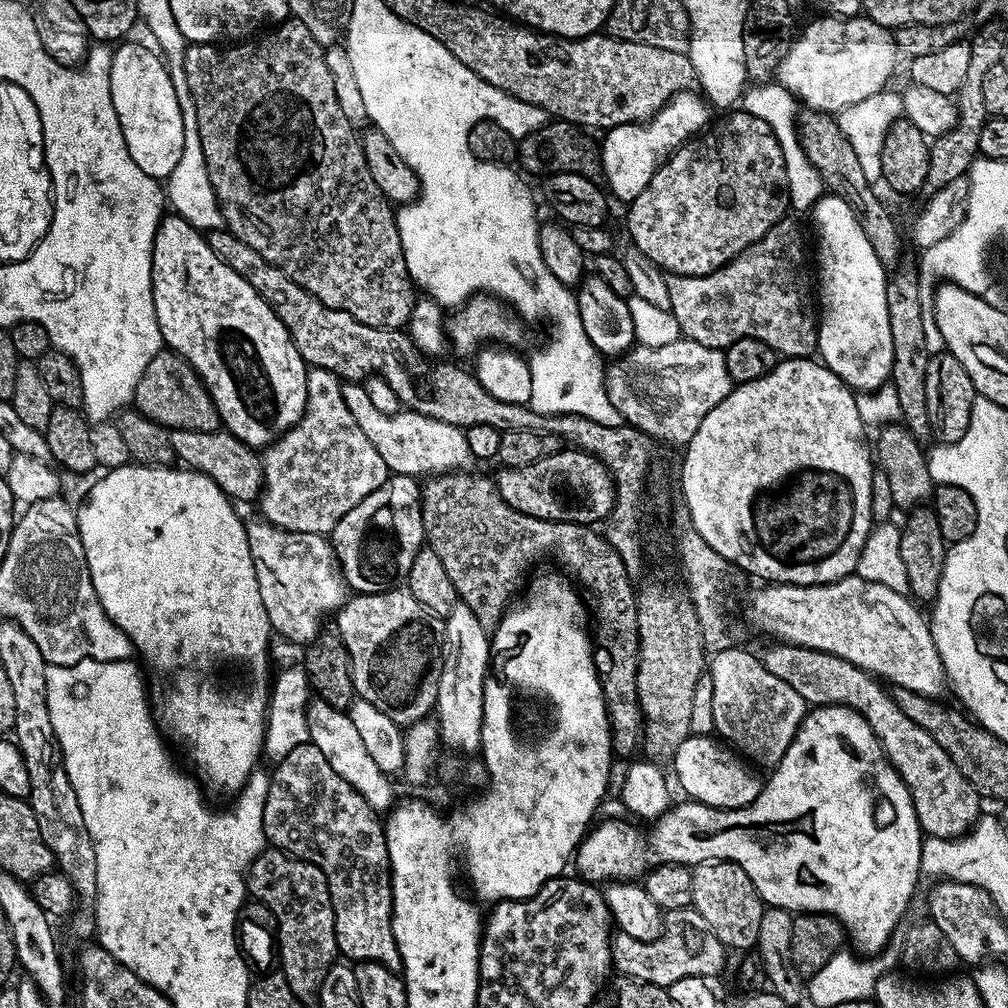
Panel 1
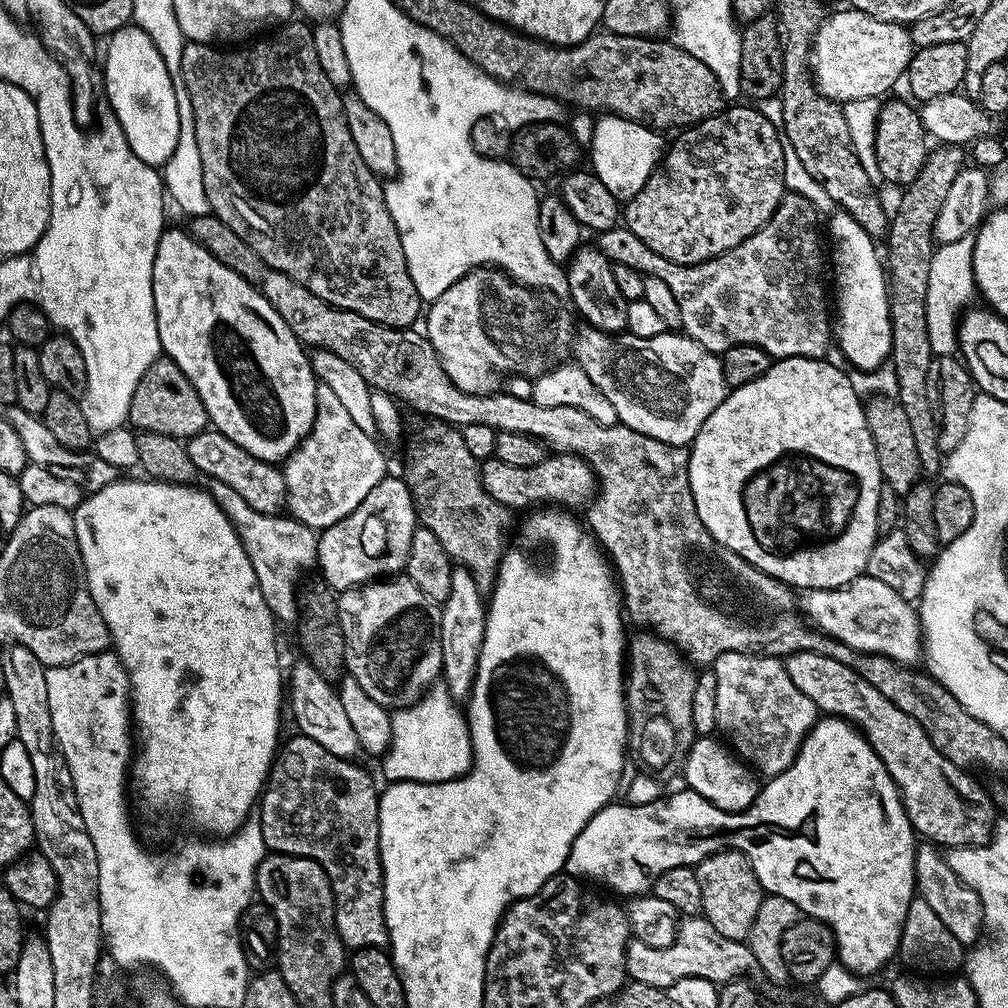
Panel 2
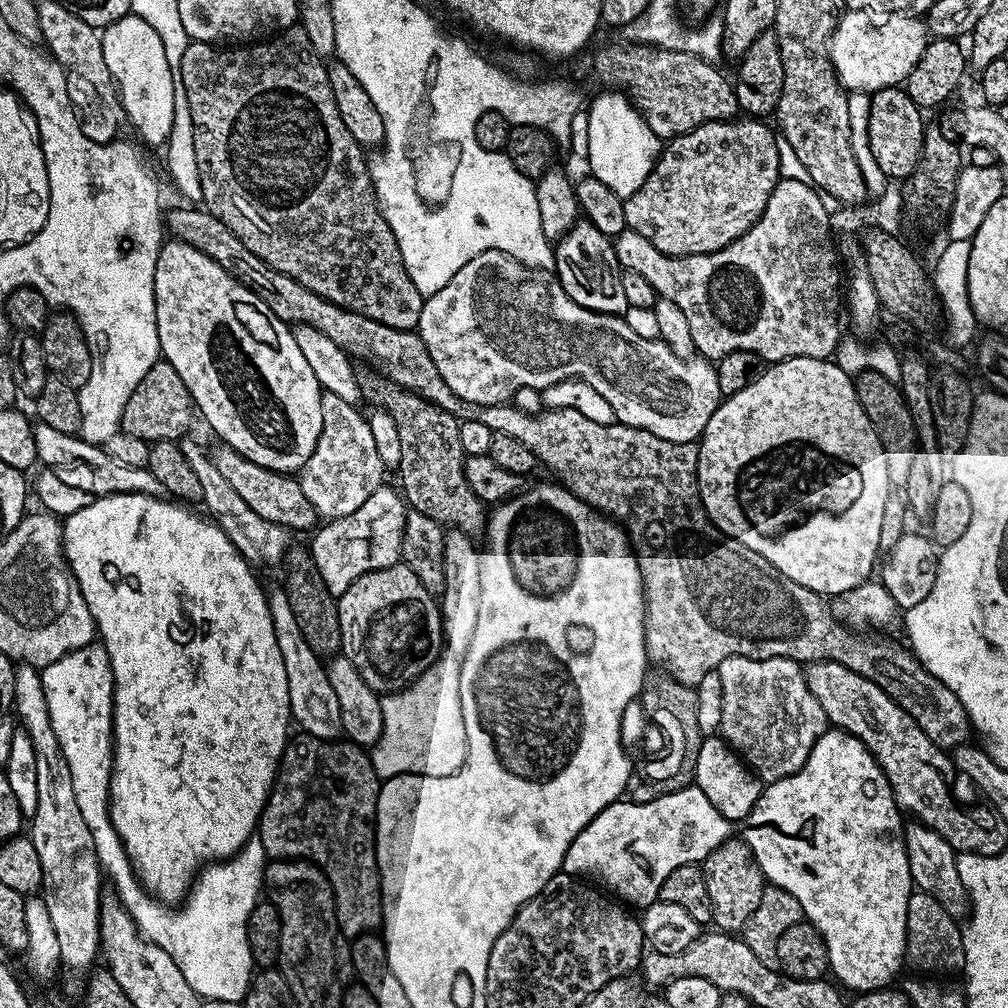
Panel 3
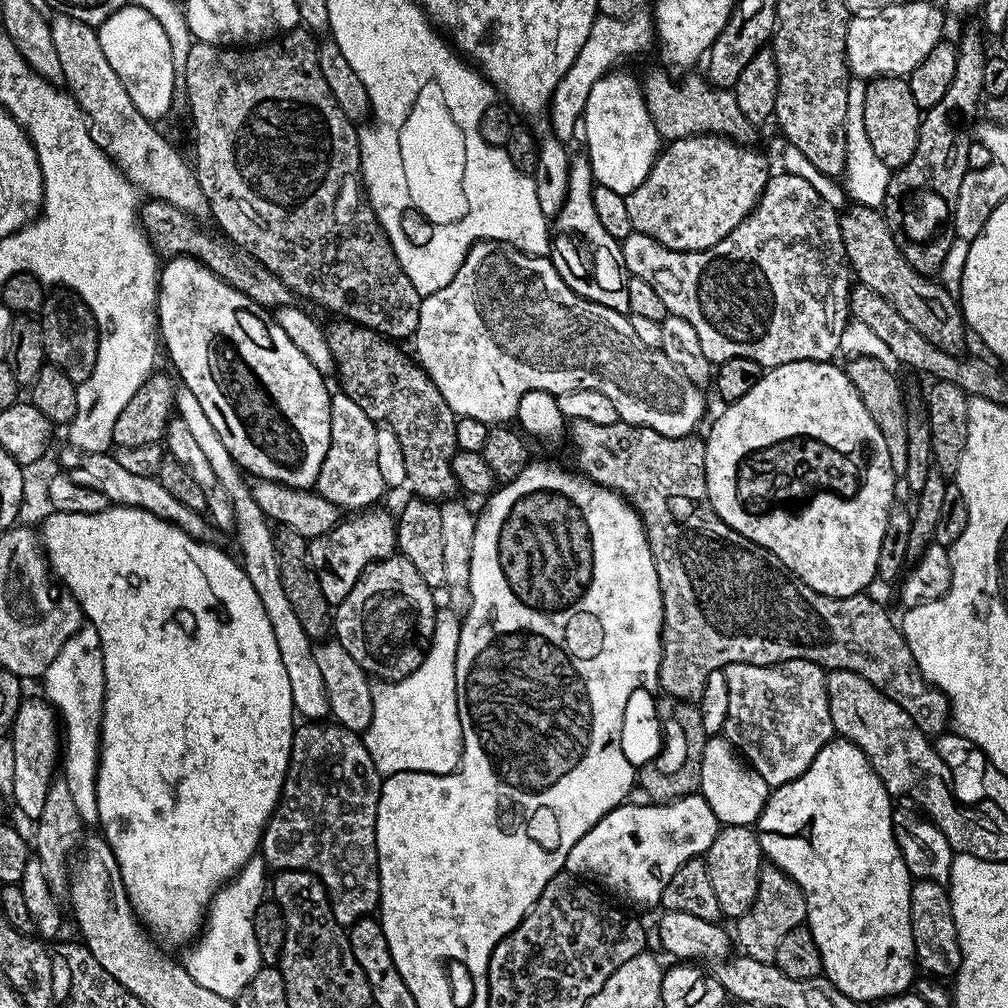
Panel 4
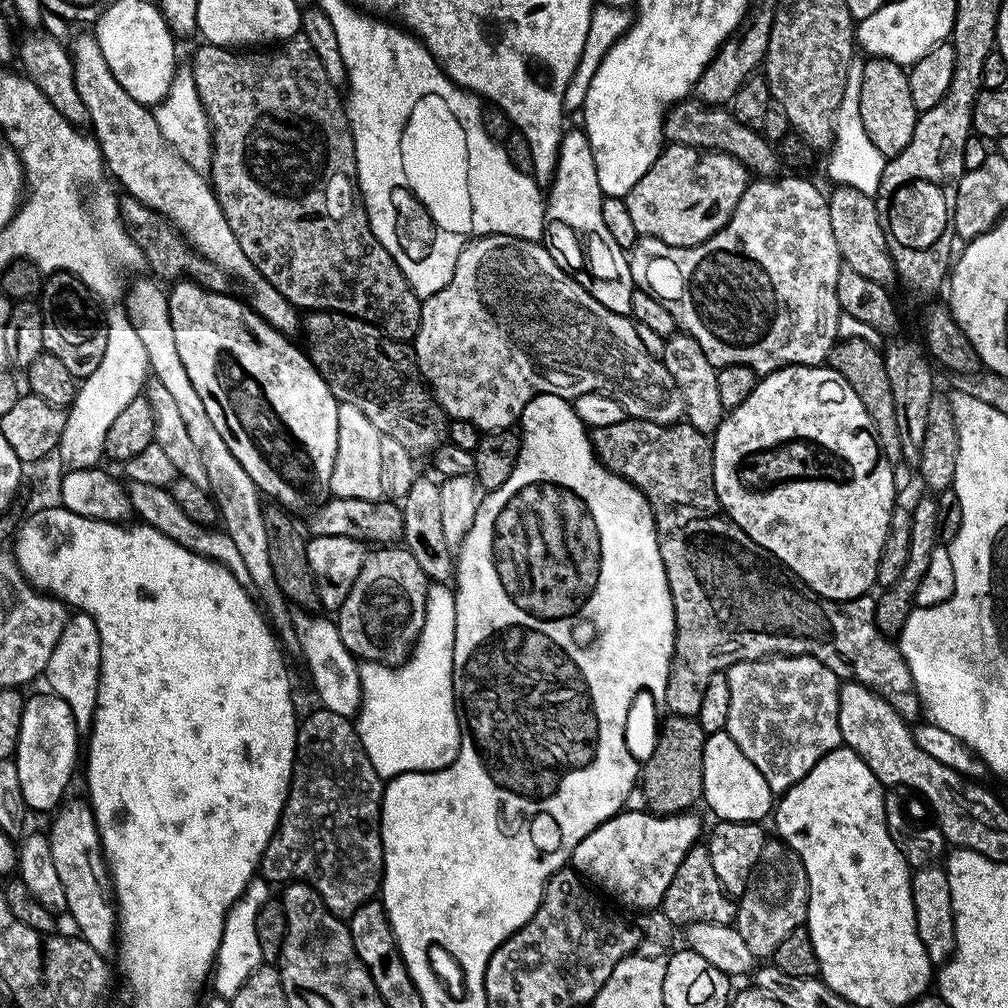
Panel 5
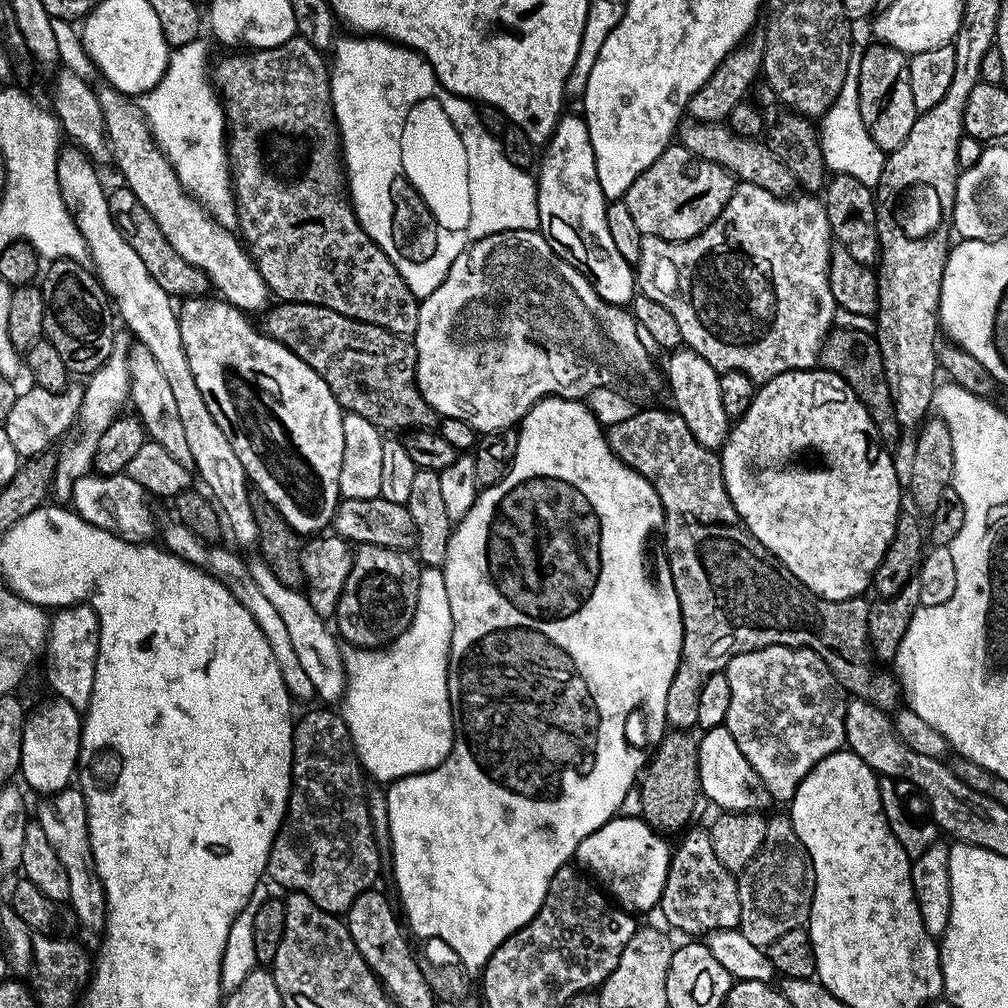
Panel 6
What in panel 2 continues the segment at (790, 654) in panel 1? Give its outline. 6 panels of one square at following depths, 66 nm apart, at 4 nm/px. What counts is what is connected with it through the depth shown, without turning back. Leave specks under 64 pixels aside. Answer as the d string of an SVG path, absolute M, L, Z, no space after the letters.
M795 652L792 656L784 660L786 674L790 674L794 686L814 702L814 706L821 713L829 716L838 716L841 720L847 720L853 728L862 733L868 739L868 745L882 758L882 766L890 774L890 778L896 784L896 789L900 792L900 797L904 803L906 814L912 823L912 831L917 837L931 842L941 849L949 850L960 847L978 847L985 845L993 837L998 809L992 802L989 789L983 788L976 780L971 780L969 773L958 770L954 762L950 762L930 742L926 730L906 714L906 710L898 710L886 694L874 690L870 682L866 682L854 669L838 662L829 656L823 656L817 652Z

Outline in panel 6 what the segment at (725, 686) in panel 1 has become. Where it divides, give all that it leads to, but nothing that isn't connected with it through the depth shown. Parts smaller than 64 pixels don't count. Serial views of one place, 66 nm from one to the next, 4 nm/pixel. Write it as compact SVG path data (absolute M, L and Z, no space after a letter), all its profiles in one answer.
M766 646L750 650L746 654L738 654L738 658L728 663L726 673L730 682L730 708L724 724L730 734L734 734L738 750L746 754L746 762L750 762L758 778L762 778L773 801L791 801L802 778L806 778L806 774L810 774L810 770L822 762L822 758L845 747L849 693L845 692L824 659L809 648Z

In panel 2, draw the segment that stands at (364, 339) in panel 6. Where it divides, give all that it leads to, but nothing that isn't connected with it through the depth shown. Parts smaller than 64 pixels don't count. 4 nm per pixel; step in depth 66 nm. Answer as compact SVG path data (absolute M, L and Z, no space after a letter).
M432 420L426 424L428 425L420 432L420 441L409 450L408 461L404 464L404 472L402 471L402 479L412 495L419 527L430 530L438 538L438 542L442 542L442 550L446 550L446 554L459 567L466 569L481 590L491 589L496 582L500 559L504 557L506 541L510 536L508 523L511 522L513 513L494 502L490 494L486 494L480 478L480 464L474 454L466 450L460 428L444 424L441 420Z

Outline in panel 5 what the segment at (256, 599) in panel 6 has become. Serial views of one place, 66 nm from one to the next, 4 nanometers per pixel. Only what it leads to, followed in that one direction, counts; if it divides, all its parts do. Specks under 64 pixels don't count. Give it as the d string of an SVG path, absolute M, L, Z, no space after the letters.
M131 482L127 485L126 491L128 501L132 504L132 512L135 515L140 515L137 517L143 523L149 524L162 534L166 534L166 538L178 542L178 546L186 546L186 550L190 550L207 560L216 561L226 570L230 570L230 574L234 574L234 578L238 578L240 584L250 585L250 574L246 574L246 566L242 562L239 551L234 547L230 534L224 531L223 527L194 522L194 518L187 517L182 508L178 506L178 502L174 502L168 488L145 486L142 482Z

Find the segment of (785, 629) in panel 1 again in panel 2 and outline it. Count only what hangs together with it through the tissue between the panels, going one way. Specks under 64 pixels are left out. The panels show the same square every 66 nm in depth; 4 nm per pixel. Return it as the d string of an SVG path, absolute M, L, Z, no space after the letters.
M867 574L851 580L841 588L809 588L800 600L803 615L807 617L813 628L829 636L831 640L850 646L855 652L866 652L869 656L885 656L901 666L919 665L922 660L922 633L917 609L909 601L898 594L898 590L890 590L886 582L878 582L878 578Z

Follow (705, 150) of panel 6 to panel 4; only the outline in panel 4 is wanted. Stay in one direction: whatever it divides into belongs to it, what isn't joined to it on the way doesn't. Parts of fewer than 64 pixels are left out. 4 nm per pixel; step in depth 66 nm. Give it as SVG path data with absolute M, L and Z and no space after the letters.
M664 72L643 77L642 91L650 118L661 141L671 142L691 136L724 136L745 146L755 145L758 128L746 120L735 101L735 94L726 88L715 88L703 75L684 76L675 80Z

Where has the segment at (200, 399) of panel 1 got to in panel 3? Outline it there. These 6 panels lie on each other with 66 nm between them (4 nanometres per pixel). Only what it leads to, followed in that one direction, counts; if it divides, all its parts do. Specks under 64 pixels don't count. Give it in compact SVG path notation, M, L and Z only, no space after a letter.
M161 358L150 370L146 370L146 378L138 382L134 394L130 394L130 402L126 402L126 410L122 410L120 431L131 434L133 438L142 438L149 442L157 440L179 441L189 435L188 427L194 417L194 405L190 390L186 390L186 382L178 378L178 370Z

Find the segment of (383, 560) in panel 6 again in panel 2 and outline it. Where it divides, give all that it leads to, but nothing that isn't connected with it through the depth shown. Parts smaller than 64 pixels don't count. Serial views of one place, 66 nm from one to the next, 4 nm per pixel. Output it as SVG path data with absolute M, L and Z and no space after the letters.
M407 575L345 588L336 605L346 642L347 675L354 677L374 702L389 710L409 708L441 679L440 608Z

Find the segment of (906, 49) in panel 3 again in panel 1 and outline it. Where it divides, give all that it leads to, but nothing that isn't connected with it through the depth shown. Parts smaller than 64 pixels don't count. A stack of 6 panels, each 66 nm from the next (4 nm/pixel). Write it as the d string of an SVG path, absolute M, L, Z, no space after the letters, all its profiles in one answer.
M824 14L819 18L821 20L810 21L805 26L804 33L801 36L799 33L791 41L788 52L782 58L781 64L777 66L775 79L779 84L790 95L795 96L805 109L829 114L839 114L845 108L868 100L870 94L885 91L889 87L888 79L896 68L896 60L898 61L895 35L863 14L847 18Z

